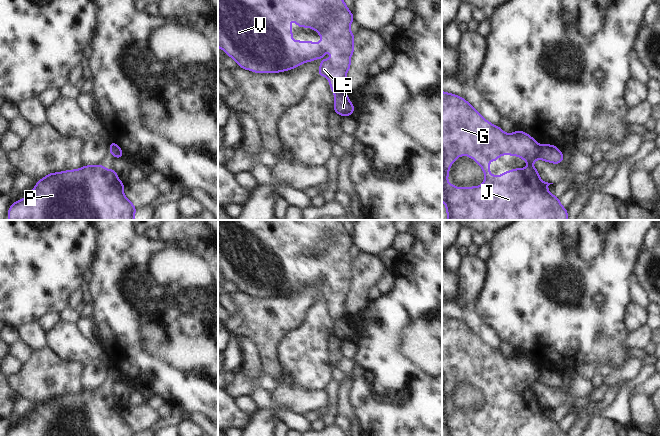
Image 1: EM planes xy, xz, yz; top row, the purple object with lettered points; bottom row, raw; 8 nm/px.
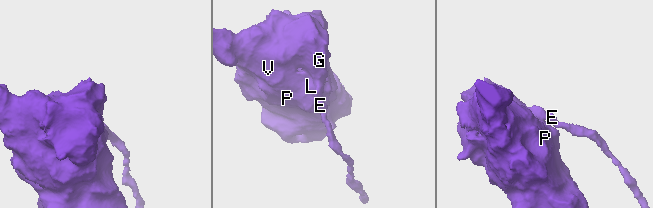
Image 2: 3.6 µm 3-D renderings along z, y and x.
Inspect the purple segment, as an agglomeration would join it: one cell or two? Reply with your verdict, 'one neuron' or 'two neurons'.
two neurons

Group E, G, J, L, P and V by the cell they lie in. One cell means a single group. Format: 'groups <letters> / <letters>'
groups E / G J L P V

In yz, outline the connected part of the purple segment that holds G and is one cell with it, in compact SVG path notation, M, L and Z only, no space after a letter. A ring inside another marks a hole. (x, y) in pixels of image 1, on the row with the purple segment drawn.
M442 91L442 151L445 153L442 159L442 201L447 207L447 220L567 220L568 212L561 206L559 198L546 190L553 183L541 181L538 170L532 166L540 150L541 146L529 134L519 130L507 134L484 119L464 98ZM504 154L519 156L529 165L495 177L489 172L489 160L497 162L497 158ZM462 155L480 164L485 175L481 186L458 188L447 182L450 166Z

